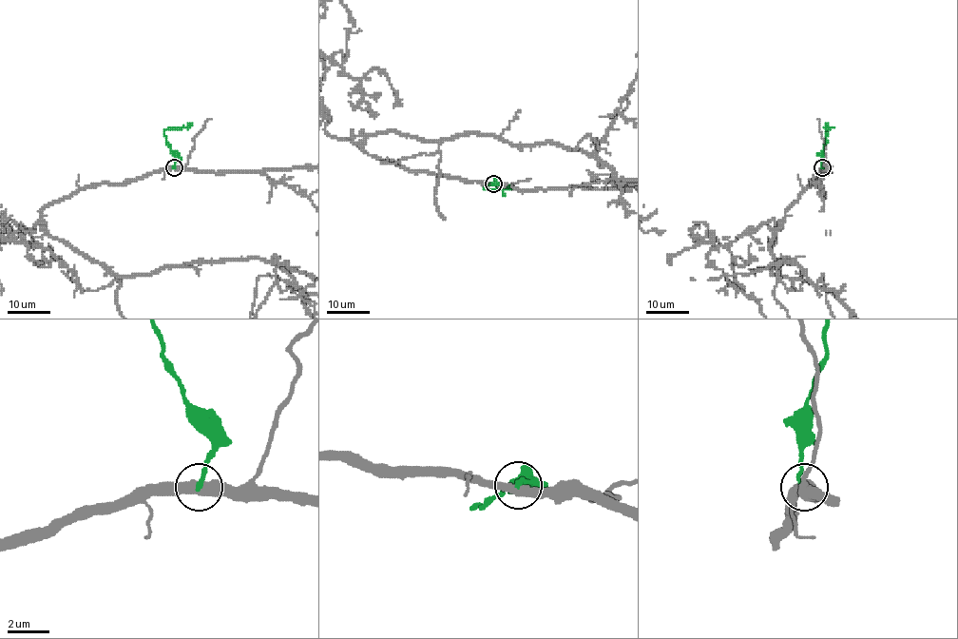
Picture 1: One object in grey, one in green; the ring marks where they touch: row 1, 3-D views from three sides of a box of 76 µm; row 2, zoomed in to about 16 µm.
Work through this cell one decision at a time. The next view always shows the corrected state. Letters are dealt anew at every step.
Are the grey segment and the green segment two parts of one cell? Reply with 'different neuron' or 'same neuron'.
same neuron

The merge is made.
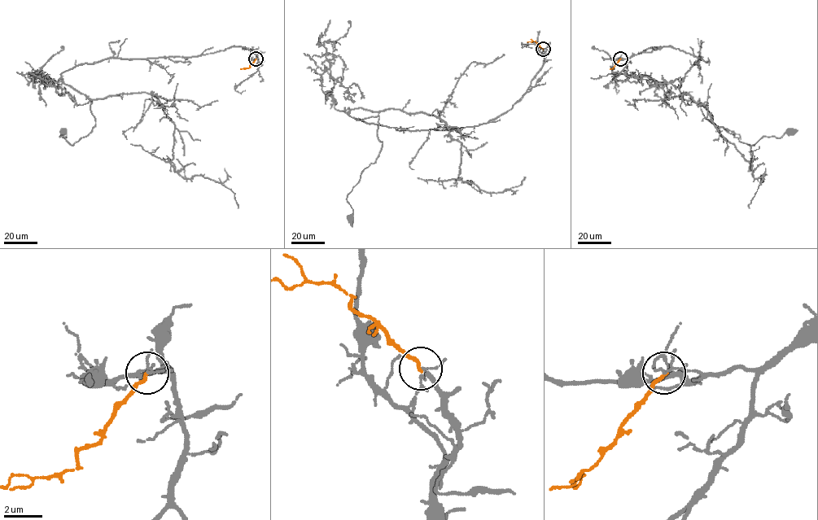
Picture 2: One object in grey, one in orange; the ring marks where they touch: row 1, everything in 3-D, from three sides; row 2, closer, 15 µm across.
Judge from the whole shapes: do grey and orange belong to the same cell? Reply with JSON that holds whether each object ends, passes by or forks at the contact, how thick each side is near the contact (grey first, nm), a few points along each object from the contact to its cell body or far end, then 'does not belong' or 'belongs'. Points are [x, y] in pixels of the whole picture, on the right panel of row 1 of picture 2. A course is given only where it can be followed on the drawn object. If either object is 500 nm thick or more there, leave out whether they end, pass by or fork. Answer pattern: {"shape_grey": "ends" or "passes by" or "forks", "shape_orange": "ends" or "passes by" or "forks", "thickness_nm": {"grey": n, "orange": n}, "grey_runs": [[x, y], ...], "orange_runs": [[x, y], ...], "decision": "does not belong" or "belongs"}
{"shape_grey": "forks", "shape_orange": "ends", "thickness_nm": {"grey": 80, "orange": 180}, "grey_runs": [[620, 58], [671, 46], [701, 57], [680, 85], [684, 100], [702, 106], [712, 122], [750, 145], [789, 131]], "orange_runs": [[620, 58], [613, 69]], "decision": "does not belong"}

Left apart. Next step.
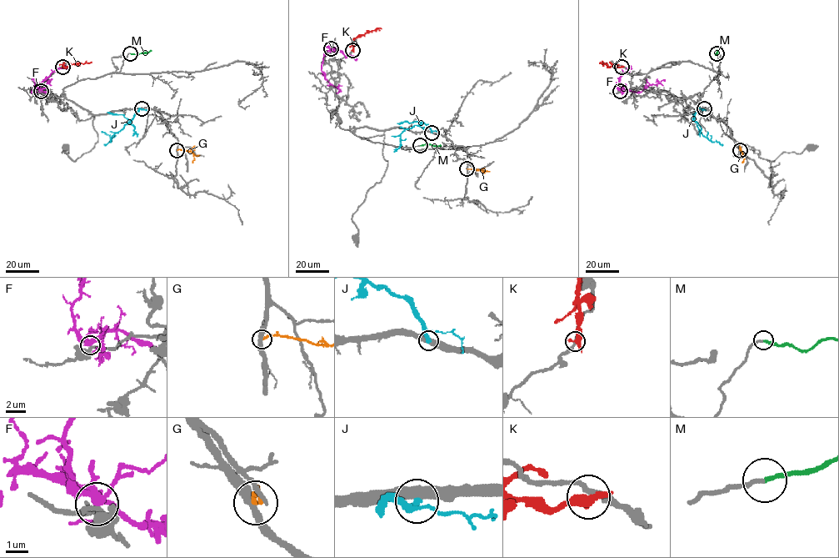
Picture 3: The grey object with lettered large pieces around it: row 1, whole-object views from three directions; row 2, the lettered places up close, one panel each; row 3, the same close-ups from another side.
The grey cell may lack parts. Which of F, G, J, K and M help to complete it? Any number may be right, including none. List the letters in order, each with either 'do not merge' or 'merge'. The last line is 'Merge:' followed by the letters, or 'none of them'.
F: do not merge
G: do not merge
J: do not merge
K: do not merge
M: merge
Merge: M

